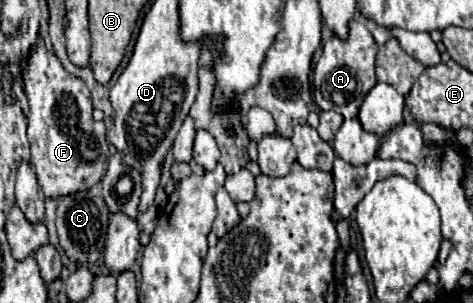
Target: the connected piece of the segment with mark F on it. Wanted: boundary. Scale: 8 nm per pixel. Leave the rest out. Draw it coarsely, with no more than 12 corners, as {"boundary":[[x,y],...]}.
{"boundary":[[38,38],[24,66],[44,196],[90,190],[106,128],[86,84]]}

